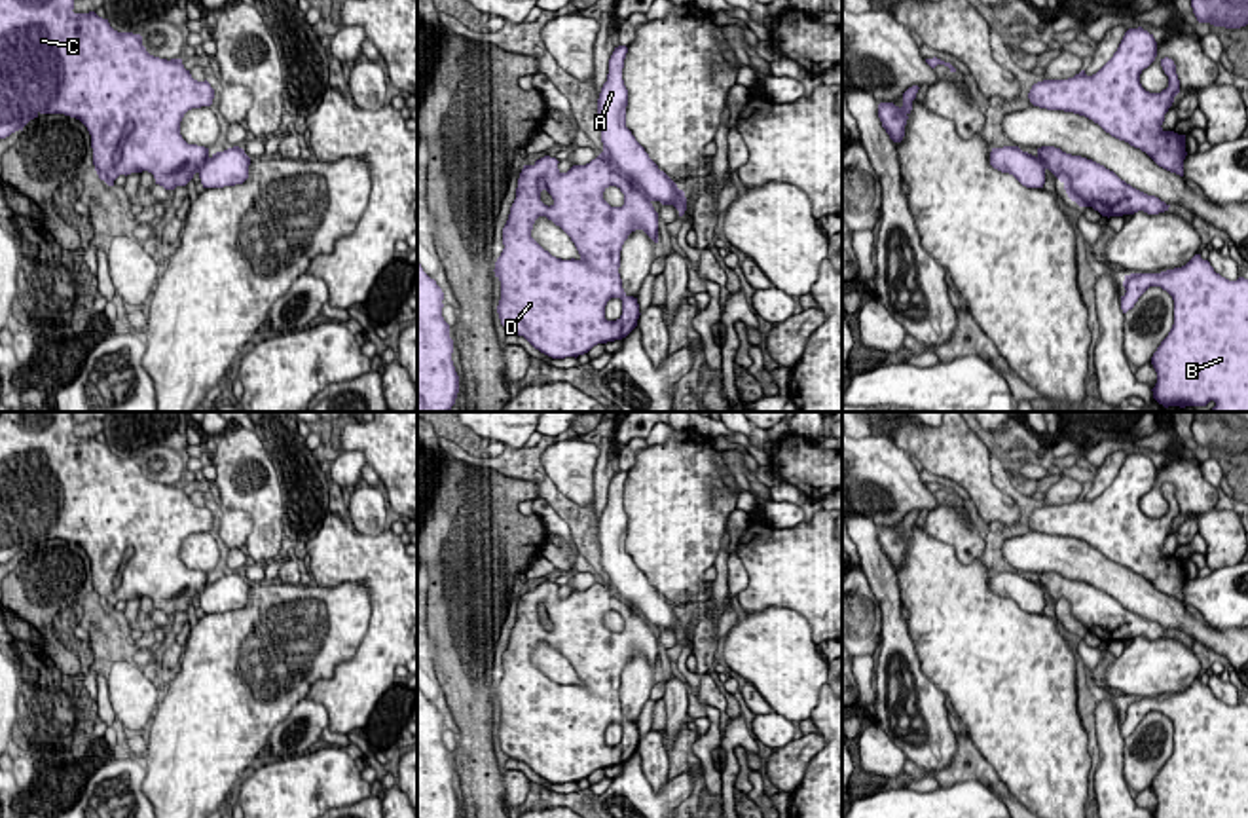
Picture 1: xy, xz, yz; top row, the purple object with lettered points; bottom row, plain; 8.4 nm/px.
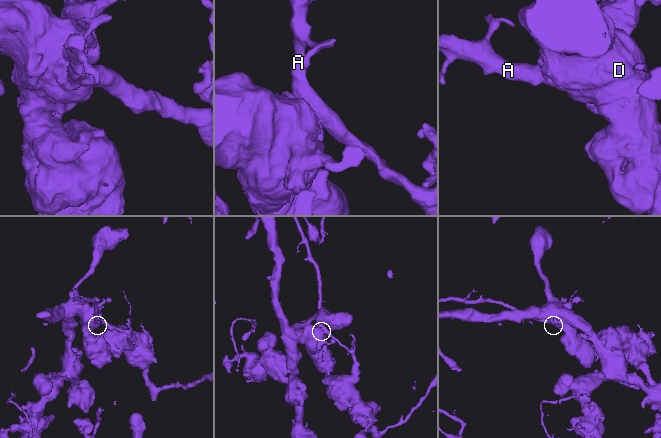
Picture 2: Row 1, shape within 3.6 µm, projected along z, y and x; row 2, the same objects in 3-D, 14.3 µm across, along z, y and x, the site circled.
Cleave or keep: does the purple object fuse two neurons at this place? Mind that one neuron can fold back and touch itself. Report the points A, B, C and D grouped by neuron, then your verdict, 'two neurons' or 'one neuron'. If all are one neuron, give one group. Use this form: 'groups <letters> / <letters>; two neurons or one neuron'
groups A B C D; one neuron

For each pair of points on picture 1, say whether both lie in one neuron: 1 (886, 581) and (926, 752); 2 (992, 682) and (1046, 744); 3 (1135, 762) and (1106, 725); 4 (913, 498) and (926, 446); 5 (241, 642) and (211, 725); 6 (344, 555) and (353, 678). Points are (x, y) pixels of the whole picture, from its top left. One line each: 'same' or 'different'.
1: same
2: same
3: different
4: different
5: same
6: same

